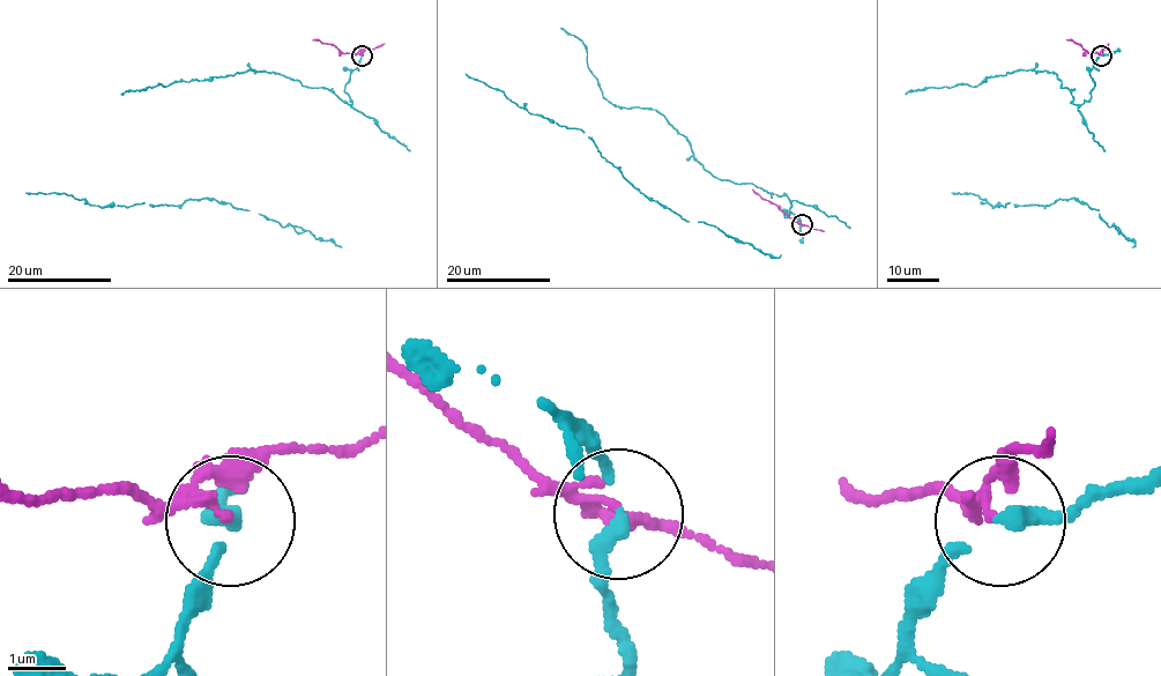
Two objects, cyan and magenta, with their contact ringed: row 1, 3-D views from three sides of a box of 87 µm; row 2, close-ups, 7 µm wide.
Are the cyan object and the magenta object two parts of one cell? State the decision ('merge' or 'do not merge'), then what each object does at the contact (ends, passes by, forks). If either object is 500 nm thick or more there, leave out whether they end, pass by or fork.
do not merge; cyan passes by; magenta forks

